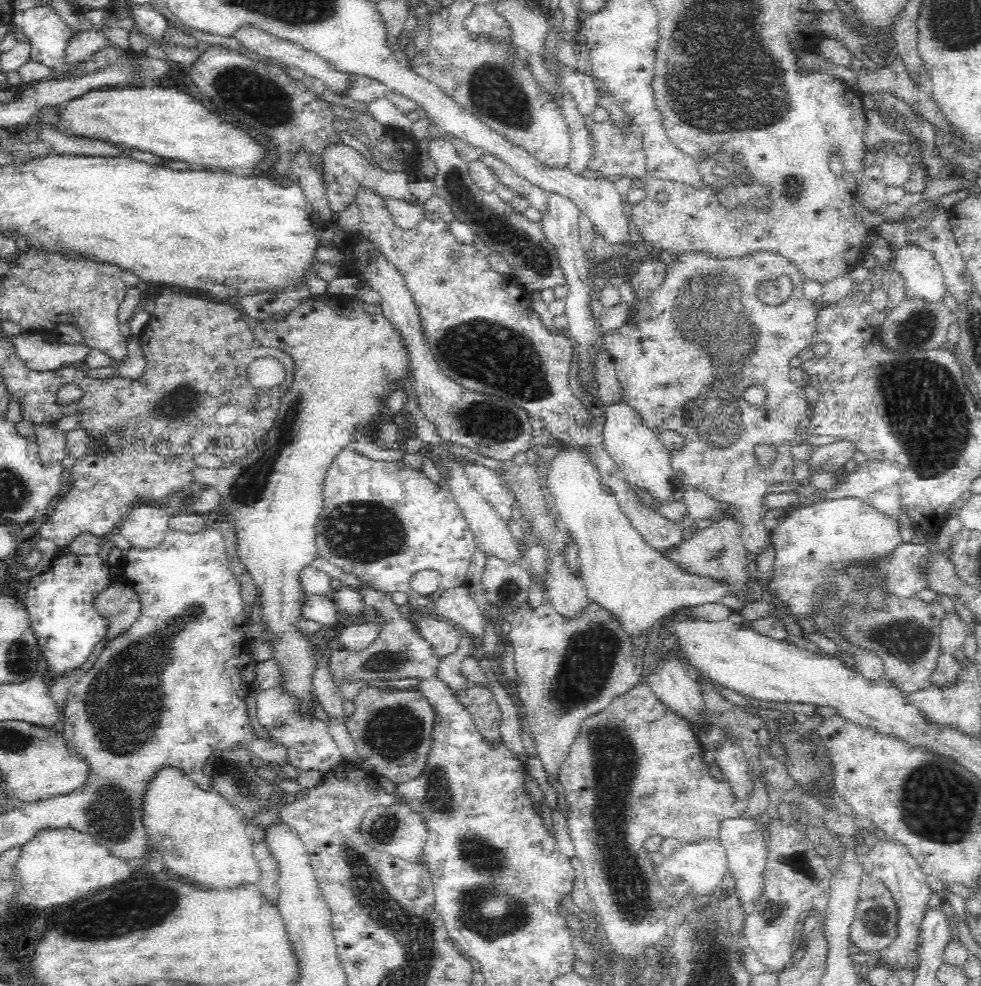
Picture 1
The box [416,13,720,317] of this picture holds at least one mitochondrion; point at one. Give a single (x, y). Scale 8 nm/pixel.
(494, 91)

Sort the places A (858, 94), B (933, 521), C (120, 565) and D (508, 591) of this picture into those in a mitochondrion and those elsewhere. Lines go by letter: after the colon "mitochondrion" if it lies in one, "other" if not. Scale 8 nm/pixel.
A: other
B: other
C: other
D: mitochondrion

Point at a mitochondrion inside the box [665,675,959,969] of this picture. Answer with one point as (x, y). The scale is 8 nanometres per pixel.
(877, 920)

